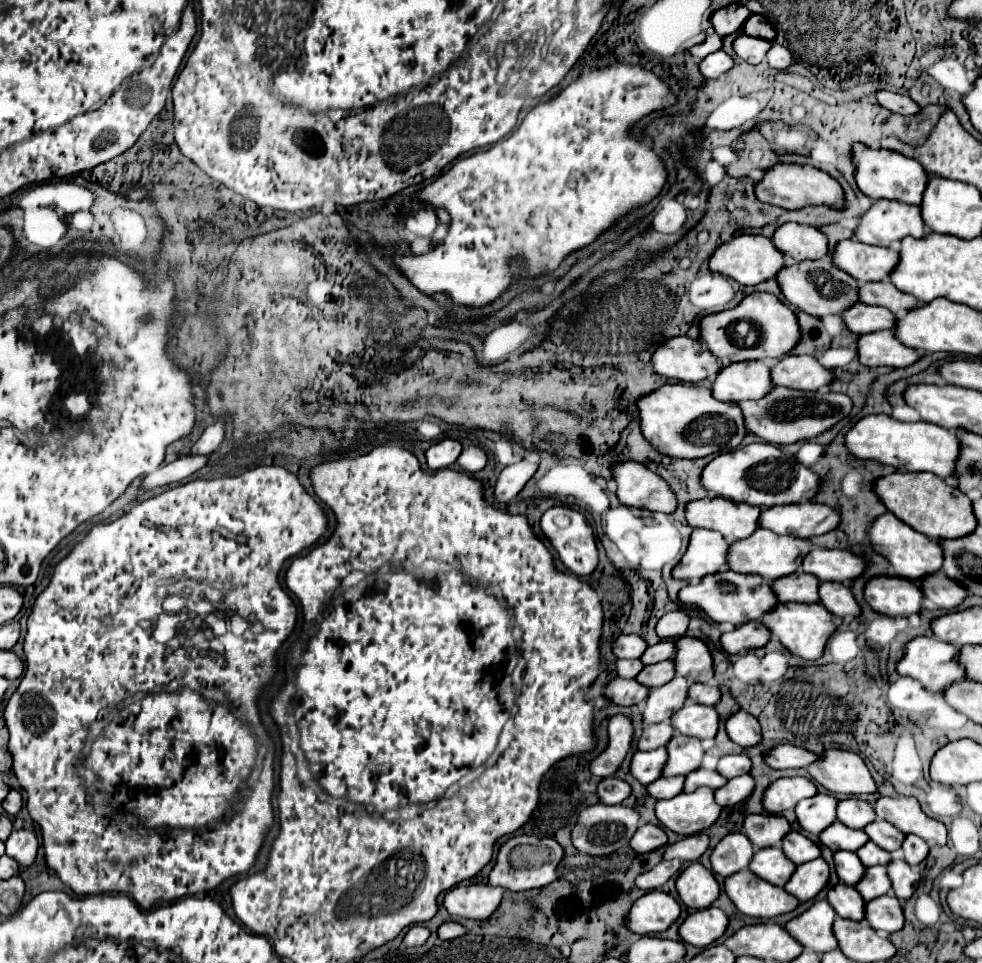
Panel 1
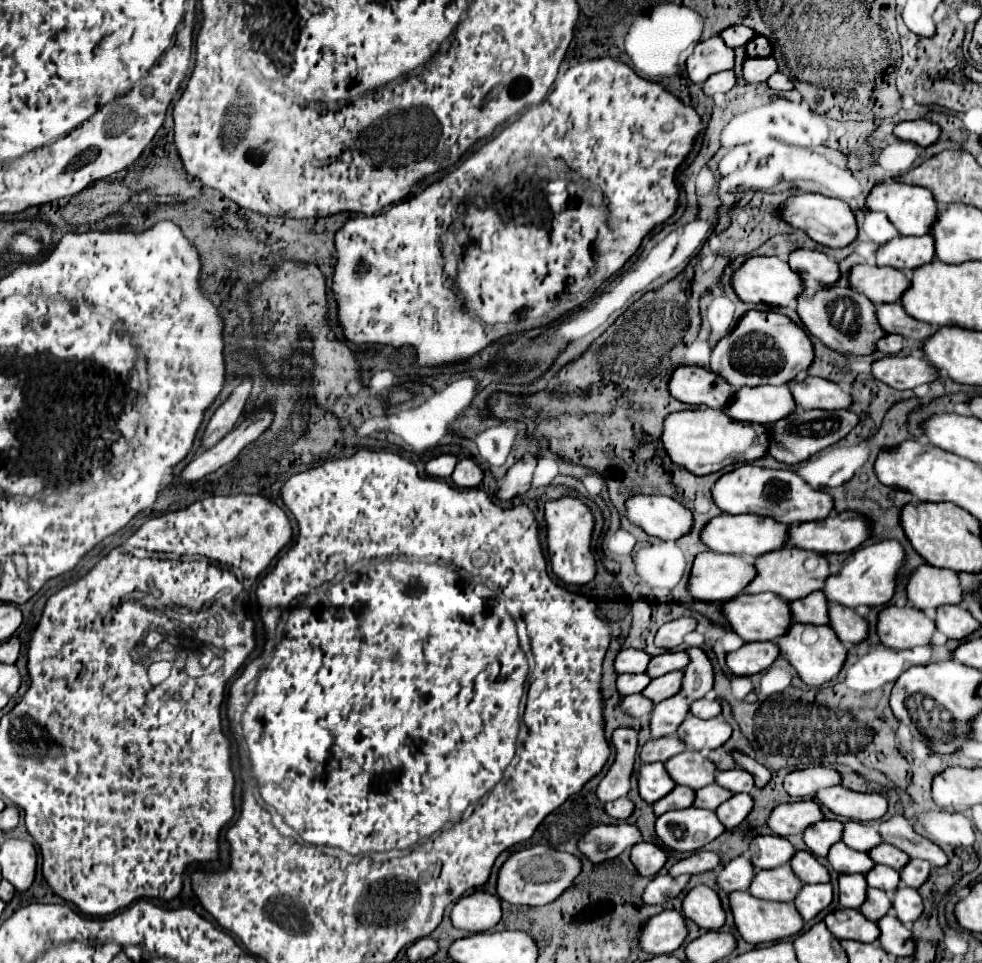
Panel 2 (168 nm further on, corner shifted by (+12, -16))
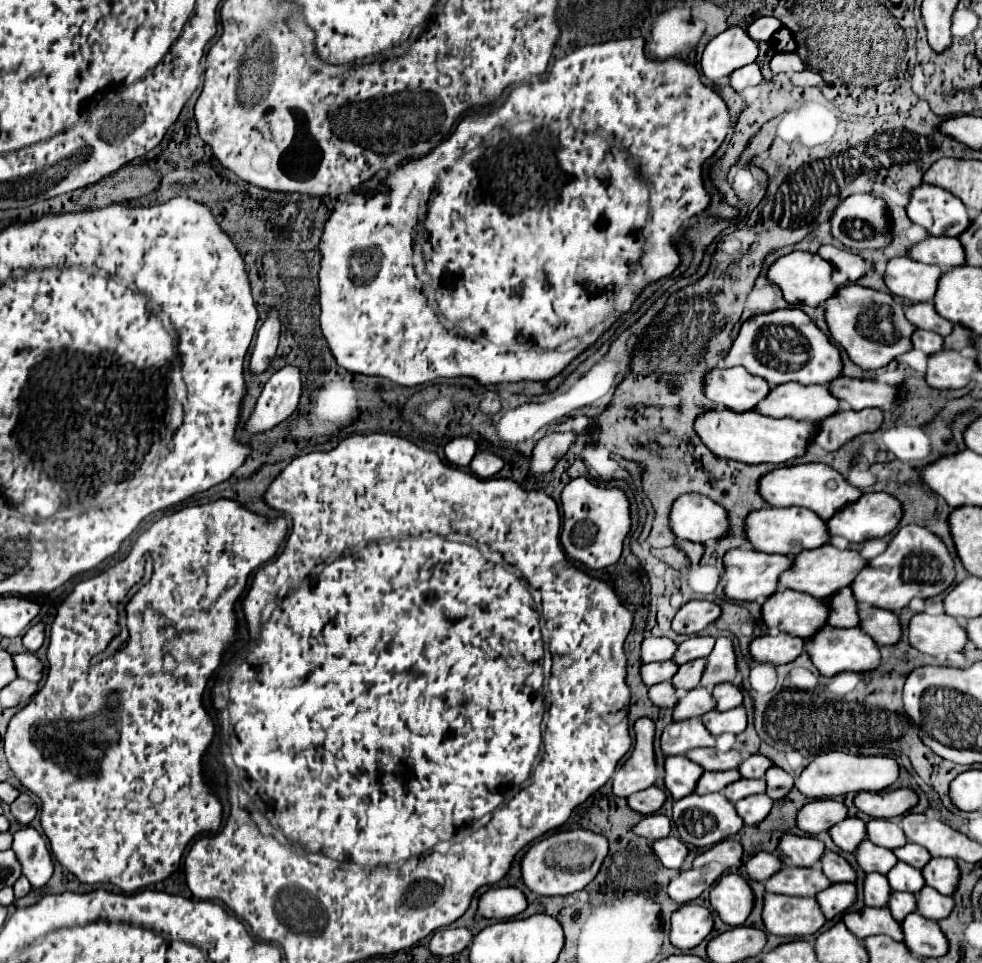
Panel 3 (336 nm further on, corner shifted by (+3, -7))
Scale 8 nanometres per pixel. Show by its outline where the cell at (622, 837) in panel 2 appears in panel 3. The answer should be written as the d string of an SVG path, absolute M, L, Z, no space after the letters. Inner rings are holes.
M653 813L653 815L647 815L643 817L635 827L633 827L633 833L639 835L639 837L645 837L649 841L655 841L655 839L661 839L661 837L667 837L671 833L671 823L665 815L661 813Z

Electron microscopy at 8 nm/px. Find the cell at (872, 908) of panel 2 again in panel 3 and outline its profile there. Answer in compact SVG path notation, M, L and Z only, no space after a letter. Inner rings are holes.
M893 891L891 897L889 897L889 911L893 915L893 919L901 921L905 919L905 915L913 913L915 907L917 907L917 899L913 893L899 893L899 891Z

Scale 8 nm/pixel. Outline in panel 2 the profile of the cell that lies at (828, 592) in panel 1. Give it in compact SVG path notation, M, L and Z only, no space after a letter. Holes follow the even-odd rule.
M840 604L830 606L830 626L844 644L860 644L868 638L868 622L852 608Z

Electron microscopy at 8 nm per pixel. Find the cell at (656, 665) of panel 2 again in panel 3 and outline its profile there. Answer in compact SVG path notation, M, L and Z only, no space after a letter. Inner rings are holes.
M691 637L677 647L673 661L677 665L683 665L683 663L689 663L689 661L695 661L695 659L703 659L711 653L713 643L715 643L713 637Z

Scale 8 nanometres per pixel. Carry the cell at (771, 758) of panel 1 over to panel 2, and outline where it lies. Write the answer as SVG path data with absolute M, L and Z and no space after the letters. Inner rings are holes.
M814 766L814 768L790 772L784 780L784 790L792 798L806 798L806 796L814 796L820 788L830 788L838 784L842 784L842 776L838 770L828 766Z

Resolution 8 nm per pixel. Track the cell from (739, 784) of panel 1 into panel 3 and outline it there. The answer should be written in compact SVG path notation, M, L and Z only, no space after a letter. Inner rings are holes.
M759 793L759 795L741 799L735 805L735 809L737 809L739 817L745 821L745 825L755 825L767 817L767 813L771 811L771 805L773 805L773 799L769 799L765 793Z

